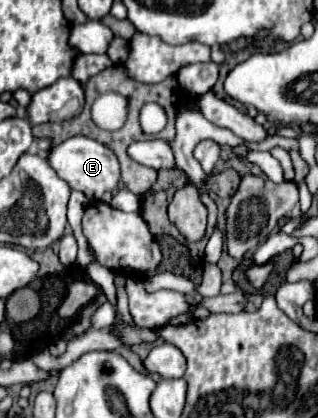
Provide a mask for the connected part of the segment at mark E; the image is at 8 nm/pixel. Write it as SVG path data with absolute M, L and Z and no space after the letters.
M70 137L58 145L54 145L48 153L48 163L52 169L76 191L82 191L90 201L102 199L106 191L118 187L120 181L120 165L116 155L102 143L86 137Z

